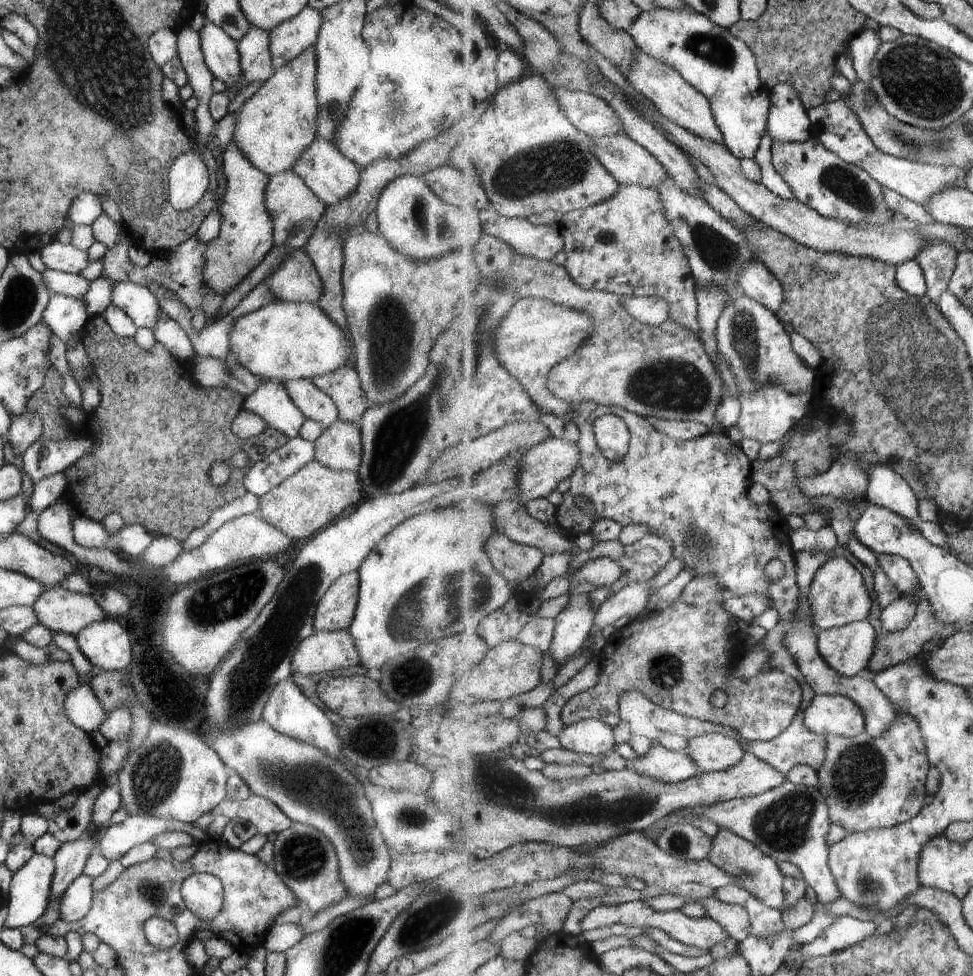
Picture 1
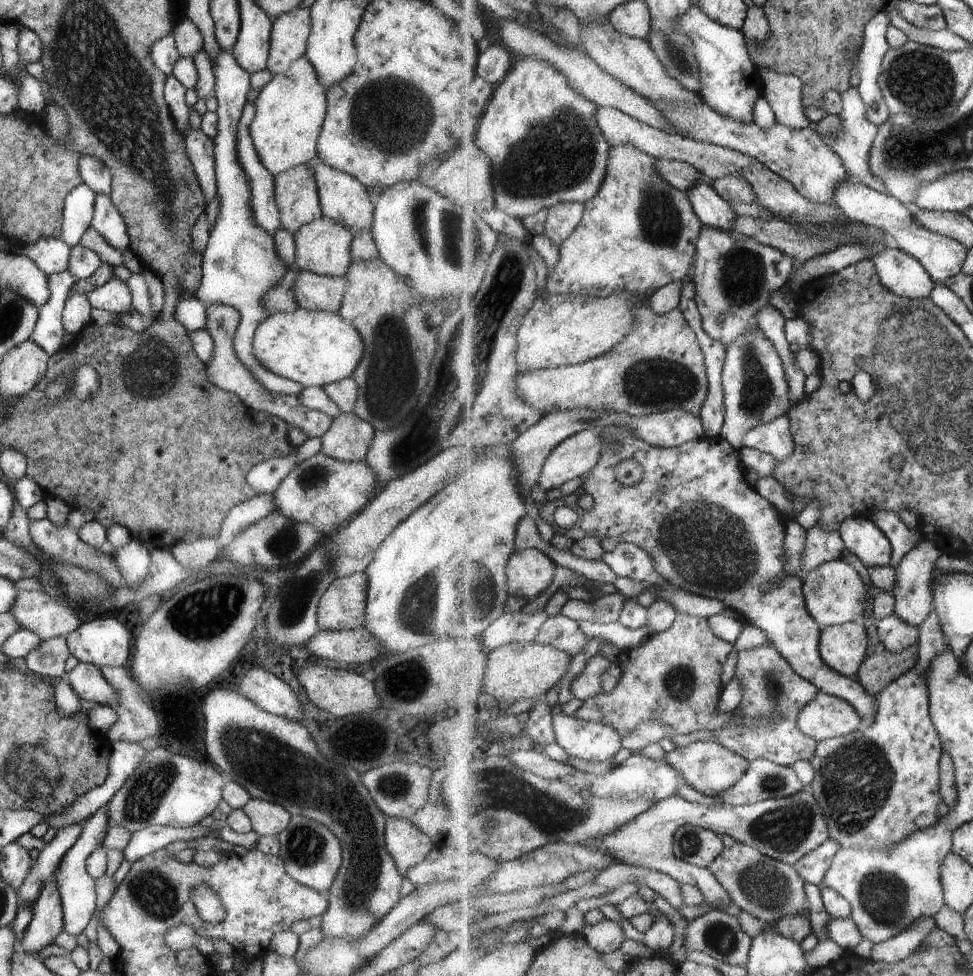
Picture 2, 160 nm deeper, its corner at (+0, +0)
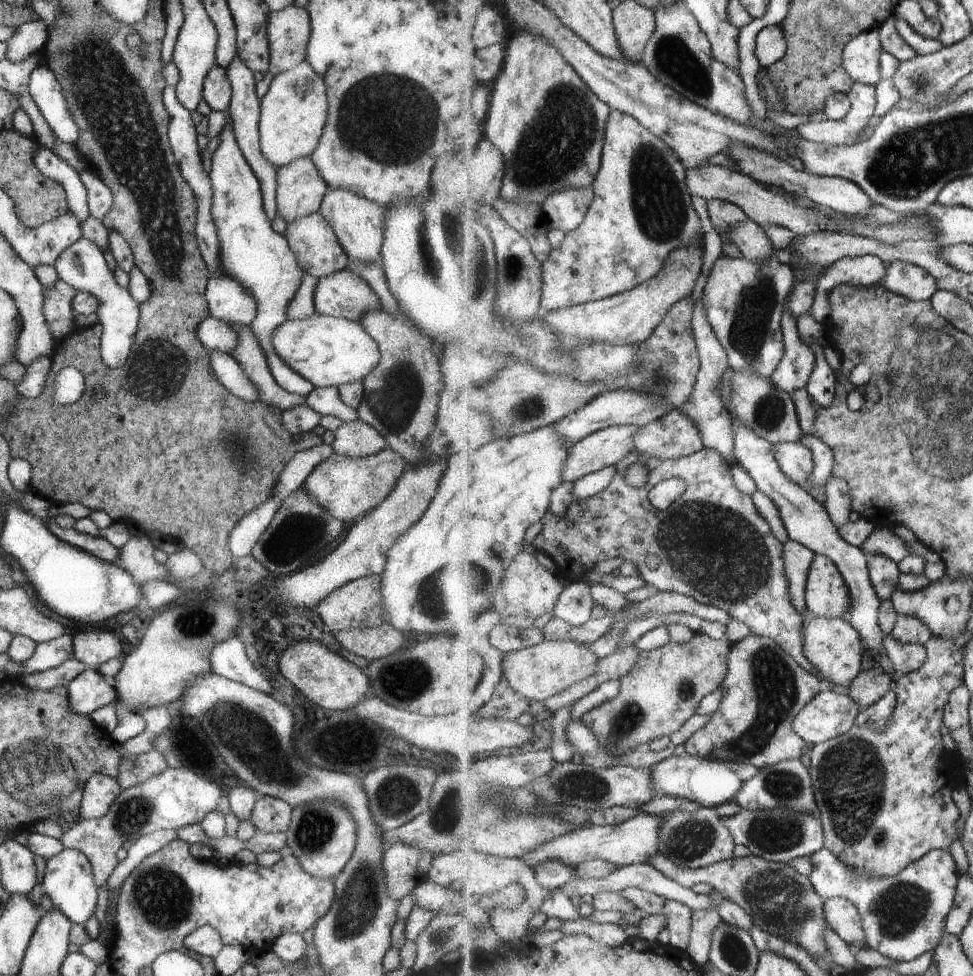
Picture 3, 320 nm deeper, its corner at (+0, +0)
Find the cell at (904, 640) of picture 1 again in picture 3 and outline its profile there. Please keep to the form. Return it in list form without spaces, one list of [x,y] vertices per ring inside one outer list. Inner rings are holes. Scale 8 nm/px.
[[[875,664],[851,684],[851,698],[858,703],[860,710],[869,709],[894,690],[892,682],[891,676]]]

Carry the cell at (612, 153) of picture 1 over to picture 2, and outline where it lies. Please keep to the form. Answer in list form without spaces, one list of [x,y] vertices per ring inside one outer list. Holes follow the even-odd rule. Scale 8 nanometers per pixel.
[[[656,159],[656,167],[658,175],[683,192],[690,191],[700,181],[712,182],[693,165],[681,161]]]

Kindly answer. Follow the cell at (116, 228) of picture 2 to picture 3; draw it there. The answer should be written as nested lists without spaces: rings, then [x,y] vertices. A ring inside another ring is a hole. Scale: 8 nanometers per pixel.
[[[87,169],[78,172],[86,193],[86,206],[92,218],[101,221],[112,204],[112,193]]]

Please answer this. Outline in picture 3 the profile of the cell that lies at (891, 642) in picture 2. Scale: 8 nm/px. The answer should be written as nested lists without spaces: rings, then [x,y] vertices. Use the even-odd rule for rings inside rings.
[[[885,635],[885,652],[896,671],[903,675],[919,670],[927,660],[927,648],[923,644],[903,644],[895,636]]]

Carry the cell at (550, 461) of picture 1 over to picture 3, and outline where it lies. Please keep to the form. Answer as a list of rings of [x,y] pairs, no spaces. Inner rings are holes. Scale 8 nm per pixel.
[[[639,425],[610,427],[595,432],[595,434],[587,436],[584,440],[573,444],[570,448],[570,456],[566,461],[564,469],[564,482],[572,481],[575,483],[585,476],[621,463],[630,453],[636,450],[635,436],[639,430]]]

